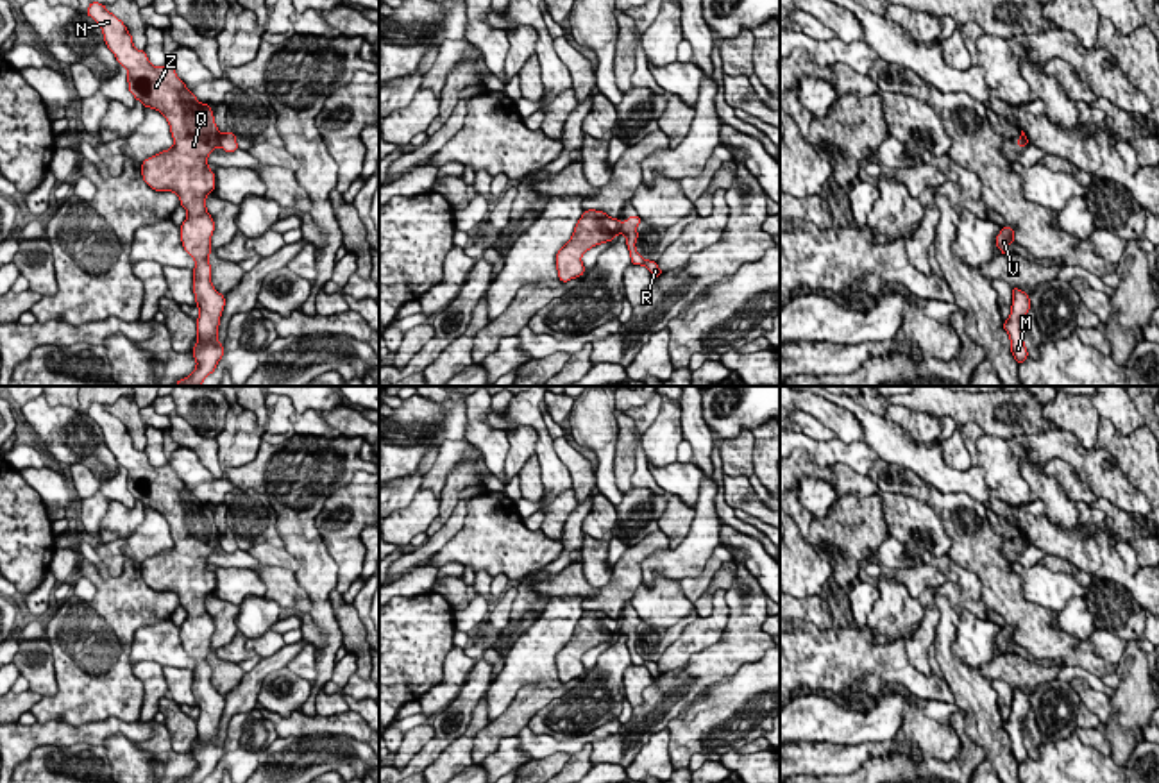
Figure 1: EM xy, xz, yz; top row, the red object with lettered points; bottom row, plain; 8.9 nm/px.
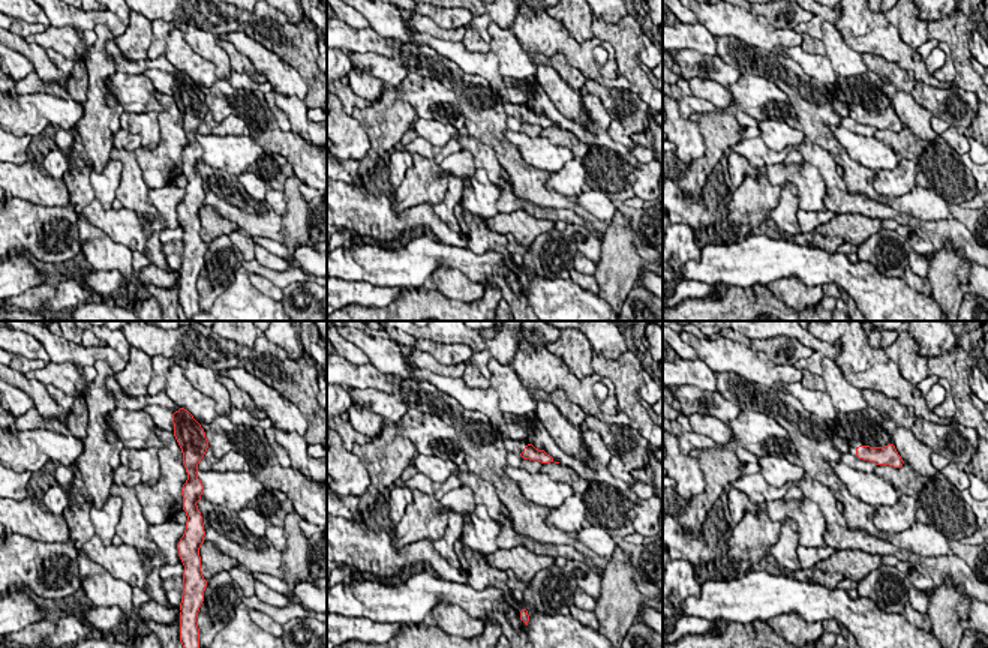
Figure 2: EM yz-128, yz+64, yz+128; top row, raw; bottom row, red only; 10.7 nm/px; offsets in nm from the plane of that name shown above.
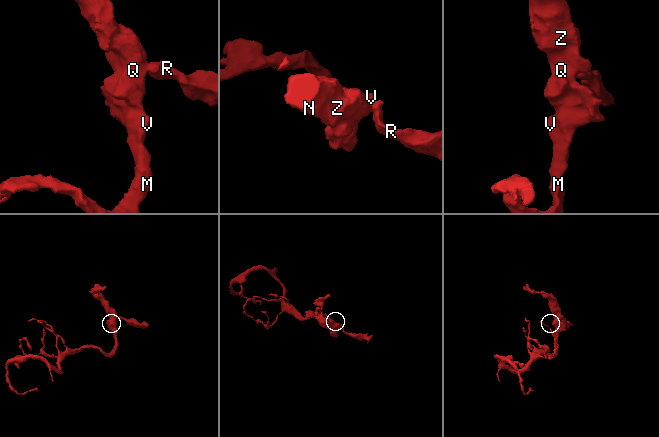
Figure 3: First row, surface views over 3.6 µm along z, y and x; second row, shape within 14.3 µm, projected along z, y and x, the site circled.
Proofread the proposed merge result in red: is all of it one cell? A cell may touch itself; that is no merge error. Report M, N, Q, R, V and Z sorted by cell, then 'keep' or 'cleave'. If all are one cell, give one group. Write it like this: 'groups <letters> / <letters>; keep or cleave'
groups M N Q V Z / R; cleave

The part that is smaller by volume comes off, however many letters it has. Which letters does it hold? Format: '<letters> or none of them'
R

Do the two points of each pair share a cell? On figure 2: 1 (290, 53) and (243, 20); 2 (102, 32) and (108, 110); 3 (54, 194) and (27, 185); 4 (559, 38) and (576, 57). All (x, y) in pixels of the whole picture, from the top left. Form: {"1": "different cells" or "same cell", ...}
{"1": "same cell", "2": "same cell", "3": "same cell", "4": "same cell"}

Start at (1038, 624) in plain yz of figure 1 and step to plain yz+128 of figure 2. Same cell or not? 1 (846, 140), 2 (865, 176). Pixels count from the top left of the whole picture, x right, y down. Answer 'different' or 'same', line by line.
1: different
2: same

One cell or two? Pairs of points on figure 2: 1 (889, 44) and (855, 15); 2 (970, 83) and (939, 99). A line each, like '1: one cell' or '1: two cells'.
1: one cell
2: two cells

